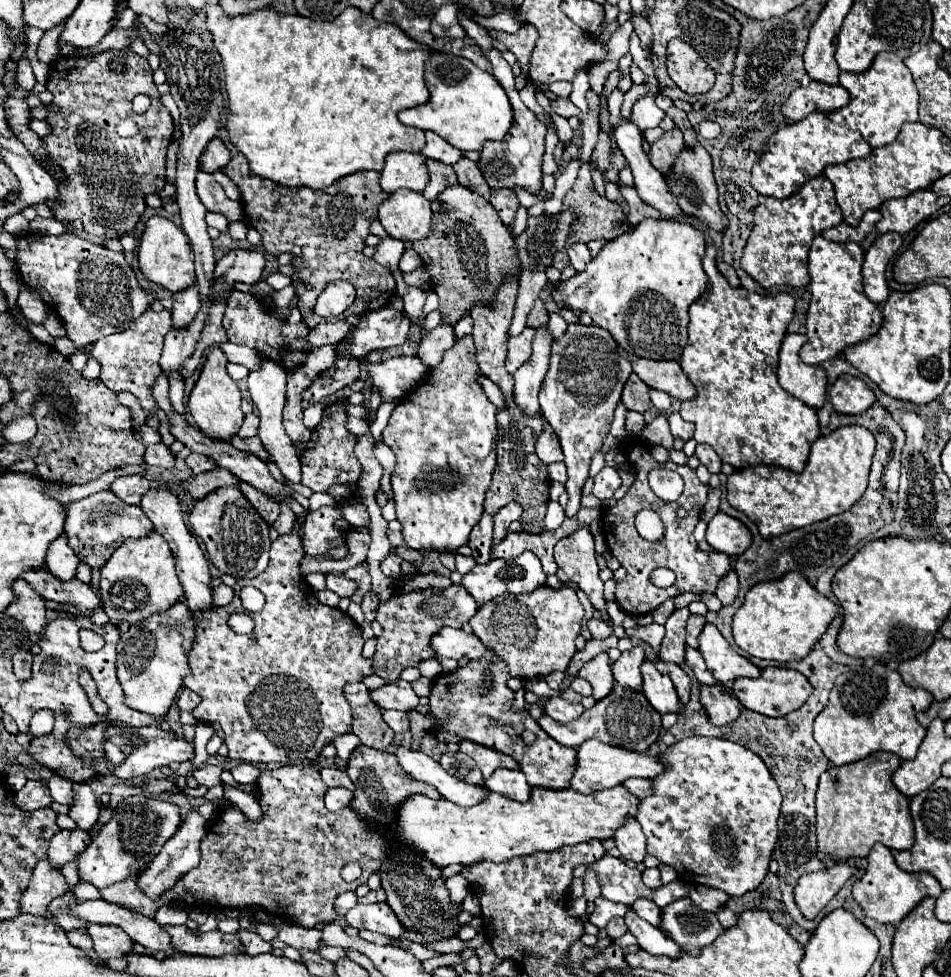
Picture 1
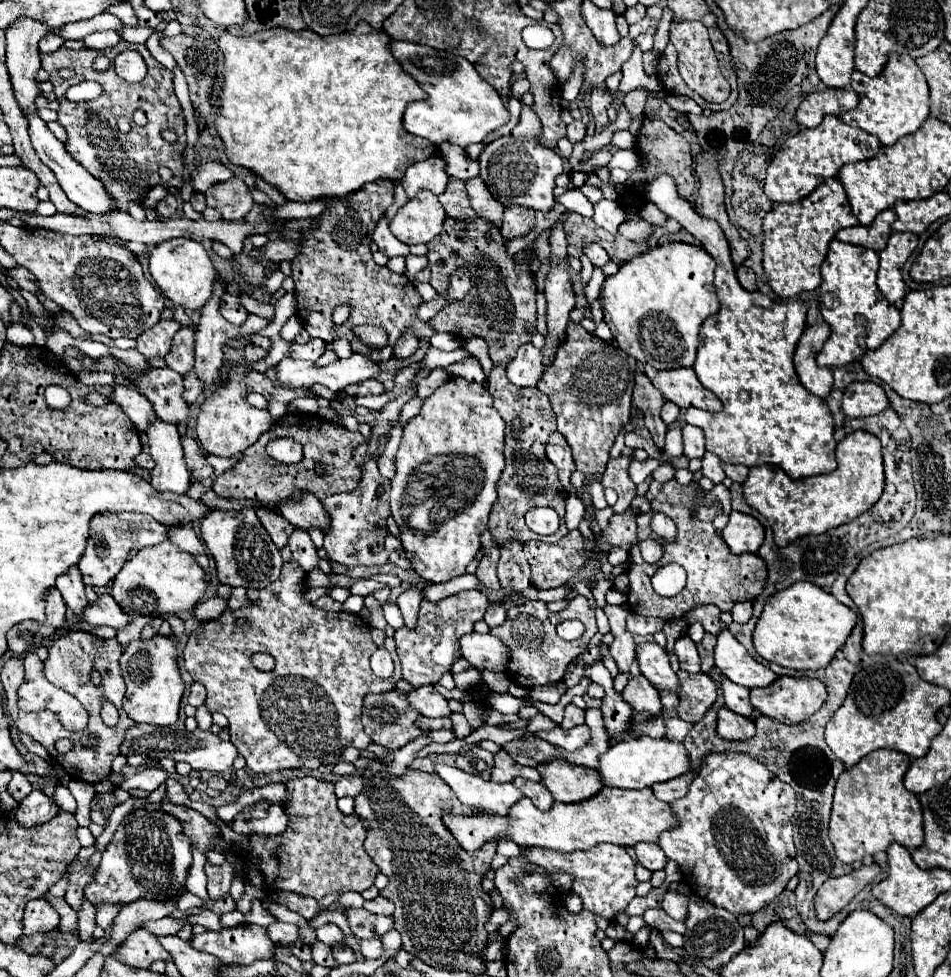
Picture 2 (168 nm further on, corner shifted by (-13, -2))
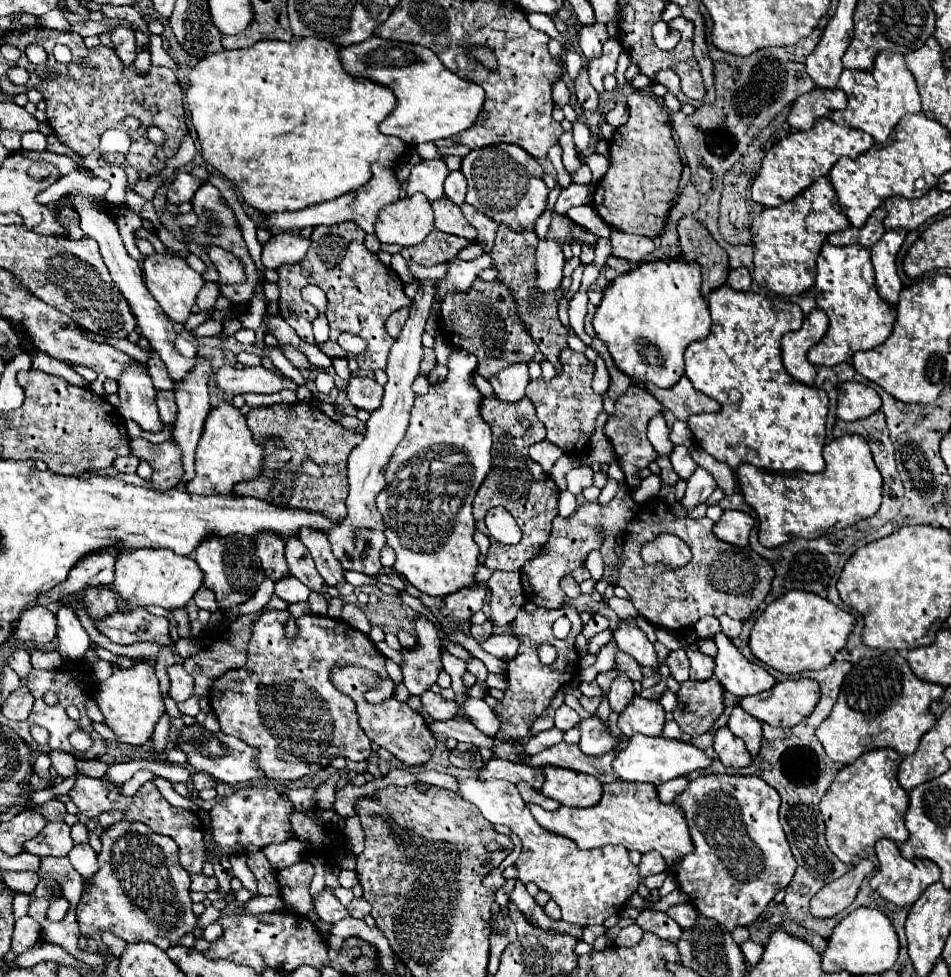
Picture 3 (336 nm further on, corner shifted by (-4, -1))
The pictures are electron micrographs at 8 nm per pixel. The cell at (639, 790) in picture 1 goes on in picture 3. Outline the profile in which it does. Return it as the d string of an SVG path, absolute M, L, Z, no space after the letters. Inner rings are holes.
M674 778L674 780L668 780L664 784L658 786L658 796L664 804L672 804L676 800L676 796L680 796L688 786L688 778Z

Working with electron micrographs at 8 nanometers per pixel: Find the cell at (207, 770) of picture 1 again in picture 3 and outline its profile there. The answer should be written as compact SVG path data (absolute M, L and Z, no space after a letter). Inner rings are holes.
M194 772L192 774L192 784L196 790L204 790L204 788L216 788L216 780L212 776L208 776L206 772Z

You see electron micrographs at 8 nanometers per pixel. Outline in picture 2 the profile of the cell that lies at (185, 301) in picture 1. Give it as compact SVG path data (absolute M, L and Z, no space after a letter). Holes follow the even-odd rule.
M183 325L173 337L173 349L165 357L167 365L179 375L187 375L193 369L195 361L195 327Z

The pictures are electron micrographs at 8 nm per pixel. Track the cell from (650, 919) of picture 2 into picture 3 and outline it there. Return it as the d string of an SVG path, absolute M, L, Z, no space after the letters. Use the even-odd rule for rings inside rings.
M642 910L640 916L636 918L636 924L644 932L650 932L674 944L680 940L680 934L682 934L682 928L676 922L672 922L666 912L658 912L658 910Z

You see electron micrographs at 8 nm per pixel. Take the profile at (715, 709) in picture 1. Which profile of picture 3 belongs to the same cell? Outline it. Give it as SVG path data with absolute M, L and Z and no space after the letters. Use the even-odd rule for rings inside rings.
M720 728L714 736L714 750L720 758L720 762L724 766L730 766L730 768L744 768L752 762L746 746L744 746L744 740L740 740L738 736L734 736L728 728Z

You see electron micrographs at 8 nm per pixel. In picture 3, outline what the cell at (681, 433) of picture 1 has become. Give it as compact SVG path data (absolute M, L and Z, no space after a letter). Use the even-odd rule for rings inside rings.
M676 446L672 456L670 456L670 462L672 462L672 468L674 472L678 474L678 478L686 480L688 476L692 476L692 472L698 468L698 464L692 460L690 452L686 446Z

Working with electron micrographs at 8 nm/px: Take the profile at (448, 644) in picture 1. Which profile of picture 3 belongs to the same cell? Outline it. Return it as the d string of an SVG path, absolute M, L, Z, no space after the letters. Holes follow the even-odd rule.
M492 634L488 640L482 642L482 648L488 654L492 654L496 658L502 658L506 662L516 656L518 646L520 646L520 640L516 640L516 636L512 636L512 634L500 634L500 636Z

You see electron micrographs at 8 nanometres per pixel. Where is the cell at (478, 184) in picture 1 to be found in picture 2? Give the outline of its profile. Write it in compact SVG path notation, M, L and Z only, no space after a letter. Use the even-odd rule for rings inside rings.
M473 177L467 181L467 193L471 199L471 207L475 209L475 213L479 217L489 219L491 223L495 223L497 227L501 227L501 217L503 217L503 205L497 203L495 197L491 197L485 181L481 181L481 177Z

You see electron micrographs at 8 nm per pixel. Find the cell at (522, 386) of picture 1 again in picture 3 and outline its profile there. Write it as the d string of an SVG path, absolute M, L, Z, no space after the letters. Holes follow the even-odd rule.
M540 240L536 250L536 264L538 264L538 288L544 292L554 292L564 274L564 254L558 242L554 240Z

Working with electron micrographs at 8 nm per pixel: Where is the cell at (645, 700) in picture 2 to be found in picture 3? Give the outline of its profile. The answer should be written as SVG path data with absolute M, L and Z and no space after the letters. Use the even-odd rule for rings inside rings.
M634 696L632 702L618 716L618 728L626 736L648 734L660 736L664 728L664 708L656 700L646 700L642 696Z

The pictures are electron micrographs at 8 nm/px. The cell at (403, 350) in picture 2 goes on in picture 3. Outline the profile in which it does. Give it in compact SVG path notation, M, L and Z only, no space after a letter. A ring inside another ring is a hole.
M400 308L398 312L392 312L390 320L386 322L386 330L392 332L392 338L396 338L396 336L400 334L400 330L402 330L406 318L408 318L408 308Z

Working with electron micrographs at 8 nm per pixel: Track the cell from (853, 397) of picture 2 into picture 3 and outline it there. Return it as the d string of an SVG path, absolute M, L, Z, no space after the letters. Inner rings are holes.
M844 382L838 388L838 418L860 420L880 410L882 400L874 388L860 382Z

